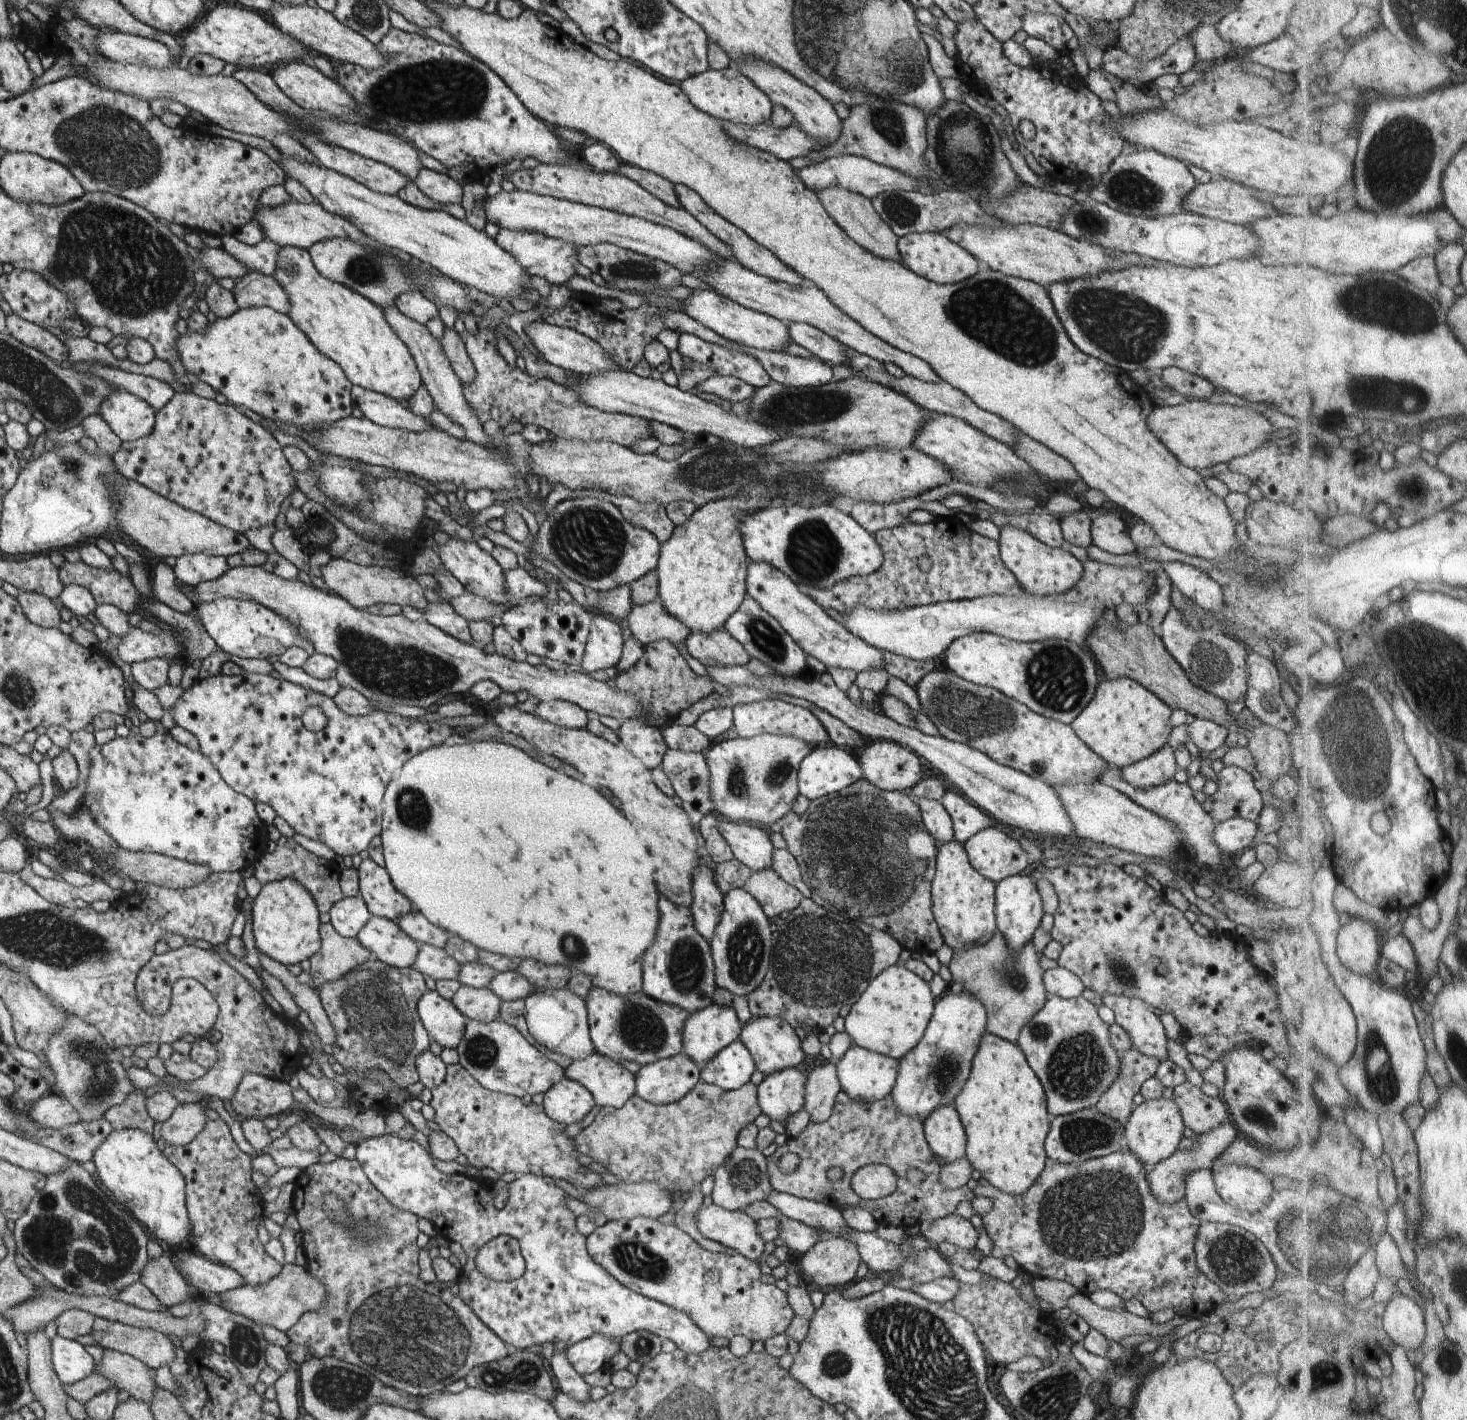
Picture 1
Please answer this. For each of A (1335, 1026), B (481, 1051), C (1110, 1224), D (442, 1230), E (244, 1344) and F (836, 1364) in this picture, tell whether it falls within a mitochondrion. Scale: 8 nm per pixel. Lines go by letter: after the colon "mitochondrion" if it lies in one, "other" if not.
A: other
B: mitochondrion
C: mitochondrion
D: other
E: mitochondrion
F: mitochondrion

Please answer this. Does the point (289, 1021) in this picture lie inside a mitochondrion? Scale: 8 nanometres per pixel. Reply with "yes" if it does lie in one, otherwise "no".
no

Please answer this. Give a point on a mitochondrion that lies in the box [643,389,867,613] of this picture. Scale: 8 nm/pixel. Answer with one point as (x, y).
(813, 553)

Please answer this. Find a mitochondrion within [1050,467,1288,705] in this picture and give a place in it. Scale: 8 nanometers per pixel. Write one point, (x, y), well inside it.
(1211, 663)

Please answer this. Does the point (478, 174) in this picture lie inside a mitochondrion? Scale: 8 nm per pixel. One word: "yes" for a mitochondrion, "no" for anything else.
no

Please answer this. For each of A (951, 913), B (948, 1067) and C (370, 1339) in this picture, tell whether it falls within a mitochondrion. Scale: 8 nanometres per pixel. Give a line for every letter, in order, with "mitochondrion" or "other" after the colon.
A: other
B: mitochondrion
C: mitochondrion

